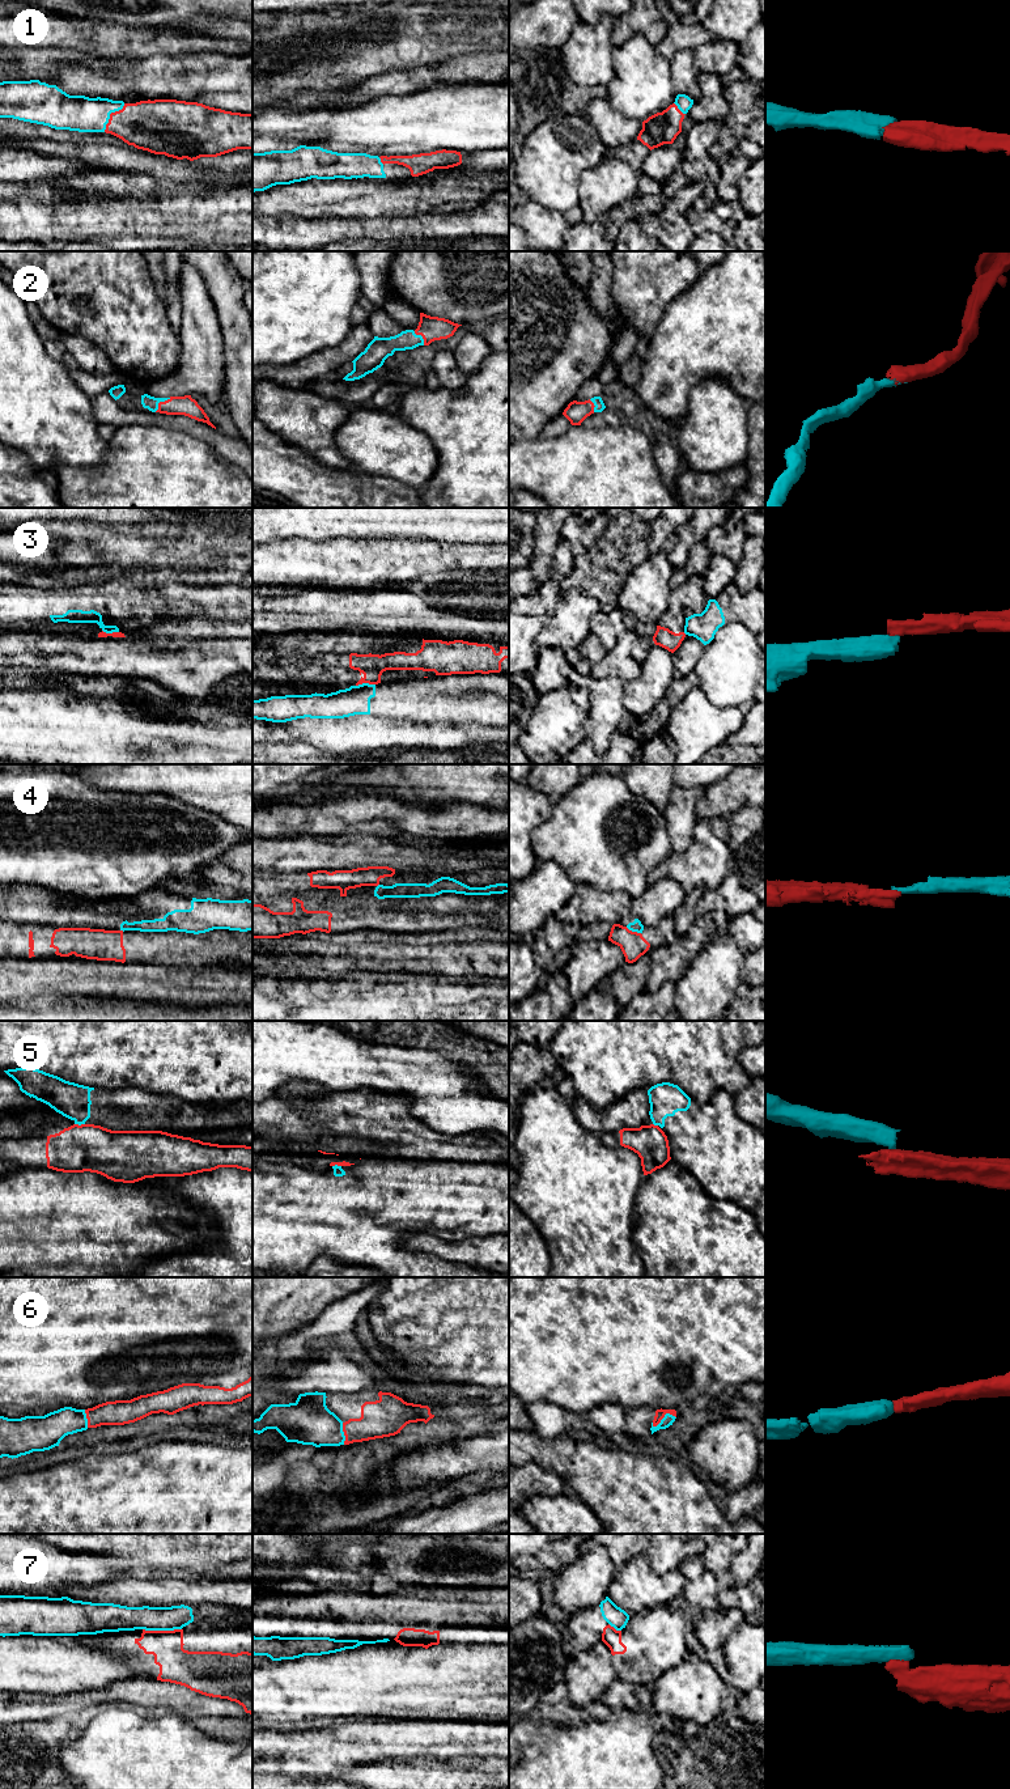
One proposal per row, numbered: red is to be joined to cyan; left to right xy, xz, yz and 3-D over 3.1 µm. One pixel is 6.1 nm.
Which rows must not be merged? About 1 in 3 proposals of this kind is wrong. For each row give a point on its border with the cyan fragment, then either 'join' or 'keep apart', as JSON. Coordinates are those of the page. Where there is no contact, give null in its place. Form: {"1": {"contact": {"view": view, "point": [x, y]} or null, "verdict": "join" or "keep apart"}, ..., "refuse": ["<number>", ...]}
{"1": {"contact": {"view": "xy", "point": [109, 115]}, "verdict": "join"}, "2": {"contact": {"view": "xy", "point": [160, 401]}, "verdict": "join"}, "3": {"contact": {"view": "xz", "point": [365, 683]}, "verdict": "keep apart"}, "4": {"contact": {"view": "yz", "point": [633, 931]}, "verdict": "keep apart"}, "5": {"contact": {"view": "xy", "point": [80, 1124]}, "verdict": "keep apart"}, "6": {"contact": {"view": "yz", "point": [663, 1417]}, "verdict": "join"}, "7": {"contact": {"view": "xy", "point": [162, 1629]}, "verdict": "keep apart"}, "refuse": ["3", "4", "5", "7"]}

